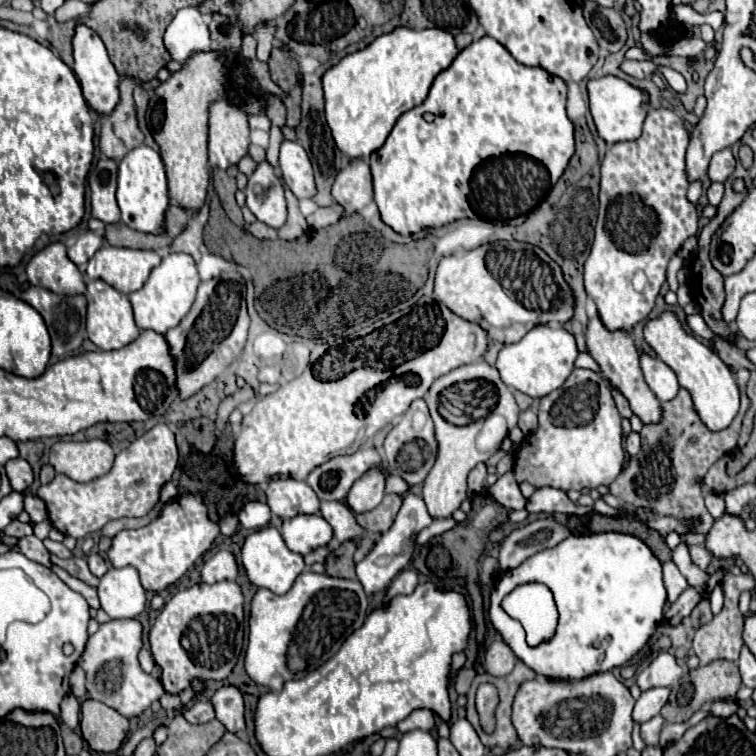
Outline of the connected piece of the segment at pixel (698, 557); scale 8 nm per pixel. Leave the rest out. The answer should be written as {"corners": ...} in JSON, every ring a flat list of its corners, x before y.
{"corners":[[690,548,690,558,702,570,706,570,710,566,710,554,704,548]]}

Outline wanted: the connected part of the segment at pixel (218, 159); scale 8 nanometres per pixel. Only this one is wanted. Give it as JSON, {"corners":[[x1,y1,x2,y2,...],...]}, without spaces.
{"corners":[[228,100,210,104,208,118,208,160,210,166,228,168,248,154,250,128,248,114]]}

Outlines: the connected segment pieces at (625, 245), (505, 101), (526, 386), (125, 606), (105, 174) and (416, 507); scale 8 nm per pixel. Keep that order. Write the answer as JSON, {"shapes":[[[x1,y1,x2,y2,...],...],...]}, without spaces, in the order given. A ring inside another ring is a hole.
{"shapes":[[[668,108,650,110,644,120,642,136,634,142,616,142,608,148,602,160,600,180,600,206,598,222,594,228,594,244,588,260,584,262,584,286,588,296,598,308,602,324,610,330,624,330,632,334,634,326,644,320,654,308,656,296,666,282,666,268,670,258,680,250,688,236,698,232,696,204,686,198,688,174,686,174,686,148,688,132,684,130,682,118],[636,276,642,276,642,286,636,286]],[[482,36,478,42,472,42,468,48,464,48,448,70,440,72,430,88,428,98,412,108,410,112,402,114,392,128,386,144,376,150,370,158,370,170,374,178,374,200,378,204,382,222,394,228,394,232,402,236,410,236,414,232,420,232,424,228,440,228,460,218,482,218,486,222,494,224,522,224,528,214,548,196,548,192,554,188,562,172,566,170,570,158,574,154,574,124,566,114,566,84,564,80,558,80,556,76,550,76,544,68,530,68,524,64,518,64,510,52,494,38]],[[536,326,520,342,508,344,498,352,496,368,506,386,524,392,530,398,542,398,566,382,566,378,574,370,576,358,578,348,570,332,566,332,562,326]],[[132,566,110,568,100,578,98,598,102,610,114,620,136,618,146,606,146,592]],[[100,158,98,164,88,172,88,186,92,192,92,216,112,224,120,220,120,210,116,204,116,170,118,164,110,158]],[[408,492,404,496,402,508,400,508,392,528,388,530,388,534,382,534,380,542,376,542,376,546,370,550,370,554,356,566,356,576,358,576,358,580,364,586,368,596,386,590,386,586,406,568,406,564,412,560,414,548,416,548,416,536,420,534,422,528,426,528,430,524,432,524,432,518,430,518,430,514,426,510,424,500,414,496,412,492]]]}

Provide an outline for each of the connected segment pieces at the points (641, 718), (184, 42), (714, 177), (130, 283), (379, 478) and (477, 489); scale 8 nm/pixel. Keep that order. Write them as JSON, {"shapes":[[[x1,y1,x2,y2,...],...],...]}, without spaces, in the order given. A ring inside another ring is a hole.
{"shapes":[[[650,688,646,692,642,692,642,696,636,700,636,706,634,706,634,722,638,724,644,724,648,722,650,718,658,716,662,706,666,704,670,696,670,688]],[[188,6,178,10,164,34,166,50,172,60,184,64,198,52,210,52,210,32,202,14]],[[724,148,712,156,708,176,712,182,724,182,734,172,734,166,736,166,736,160,734,160,732,150]],[[104,244,88,262,86,274,90,278,106,280,122,294,136,292,144,286,154,266,160,264,160,256,154,250,130,250]],[[380,468,366,470,348,492,348,506,352,512,368,512,374,510,386,494,386,474]],[[486,464,474,466,468,474,468,492,470,494,480,494,484,480,486,480]]]}

